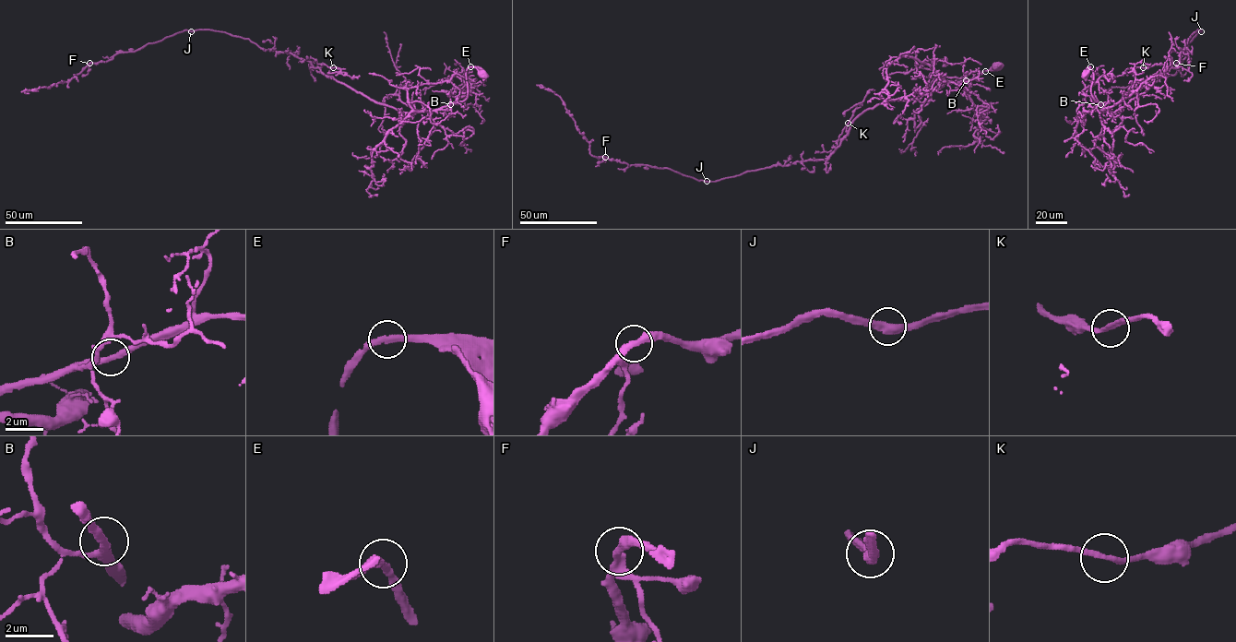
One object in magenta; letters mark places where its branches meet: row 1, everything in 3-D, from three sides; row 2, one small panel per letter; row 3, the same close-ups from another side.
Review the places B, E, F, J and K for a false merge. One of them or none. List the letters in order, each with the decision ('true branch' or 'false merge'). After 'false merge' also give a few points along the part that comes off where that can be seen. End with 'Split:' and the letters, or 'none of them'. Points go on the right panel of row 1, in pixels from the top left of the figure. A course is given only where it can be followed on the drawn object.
B: true branch
E: true branch
F: true branch
J: true branch
K: true branch
Split: none of them

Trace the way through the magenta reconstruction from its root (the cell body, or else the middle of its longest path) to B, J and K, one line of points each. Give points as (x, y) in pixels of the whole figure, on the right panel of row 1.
B: (1086, 74), (1090, 66), (1093, 73), (1090, 94), (1100, 104)
J: (1086, 74), (1090, 66), (1092, 97), (1102, 111), (1115, 112), (1134, 84), (1177, 67), (1188, 39), (1201, 30)
K: (1086, 74), (1090, 66), (1092, 97), (1102, 111), (1115, 112), (1134, 84), (1169, 68), (1143, 68)

